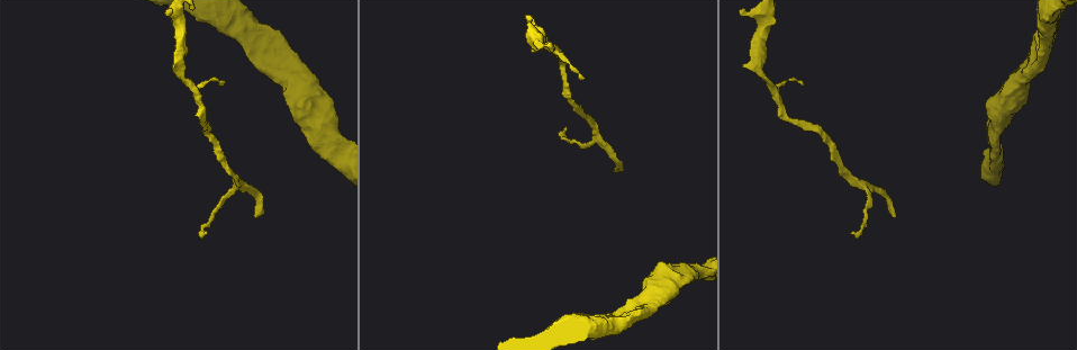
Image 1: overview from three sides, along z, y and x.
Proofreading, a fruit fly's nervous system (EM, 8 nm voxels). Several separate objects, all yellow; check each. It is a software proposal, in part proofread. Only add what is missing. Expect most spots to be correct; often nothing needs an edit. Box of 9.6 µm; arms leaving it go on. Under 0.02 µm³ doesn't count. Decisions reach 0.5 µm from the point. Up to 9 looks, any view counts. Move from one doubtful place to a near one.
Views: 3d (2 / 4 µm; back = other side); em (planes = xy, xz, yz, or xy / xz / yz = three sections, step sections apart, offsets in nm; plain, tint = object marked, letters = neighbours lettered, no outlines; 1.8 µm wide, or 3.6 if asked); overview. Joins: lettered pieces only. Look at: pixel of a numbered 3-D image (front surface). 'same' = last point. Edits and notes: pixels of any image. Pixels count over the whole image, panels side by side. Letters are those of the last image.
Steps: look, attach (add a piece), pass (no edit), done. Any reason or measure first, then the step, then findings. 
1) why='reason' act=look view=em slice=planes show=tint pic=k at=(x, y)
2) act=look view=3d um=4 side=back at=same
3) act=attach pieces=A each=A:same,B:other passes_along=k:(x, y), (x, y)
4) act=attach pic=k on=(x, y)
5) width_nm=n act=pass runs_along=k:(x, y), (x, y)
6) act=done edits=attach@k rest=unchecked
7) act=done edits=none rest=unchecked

why='tapers out' act=look view=3d um=4 pic=1 at=(168, 10)

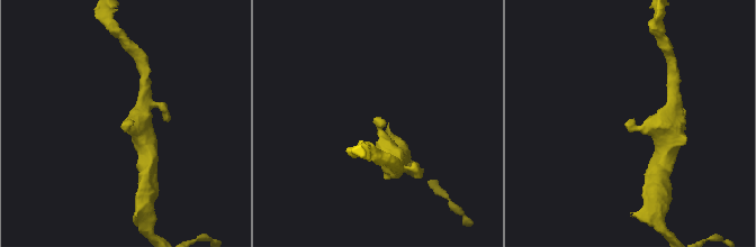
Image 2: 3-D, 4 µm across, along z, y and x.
act=look view=em slice=planes show=letters pic=2 at=(125, 124)

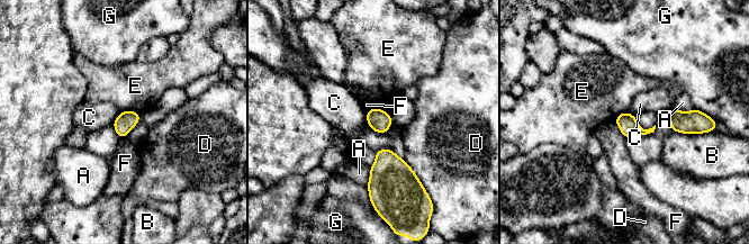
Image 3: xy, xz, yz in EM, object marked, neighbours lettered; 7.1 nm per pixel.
act=pass each=A:other,B:other,C:other,D:other,E:other,F:other,G:other found='no lettered piece goes on from it'

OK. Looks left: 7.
why='tapers out' act=look view=3d um=2 pic=1 at=(567, 129)

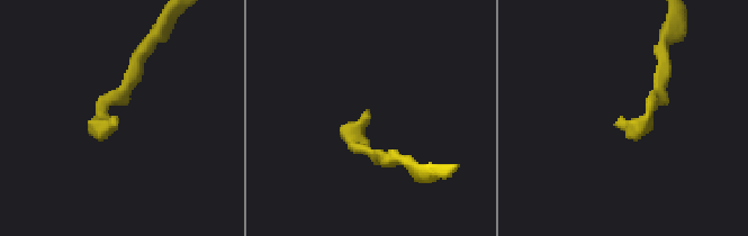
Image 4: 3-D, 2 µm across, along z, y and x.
act=look view=em slice=planes show=letters pic=4 at=(369, 114)

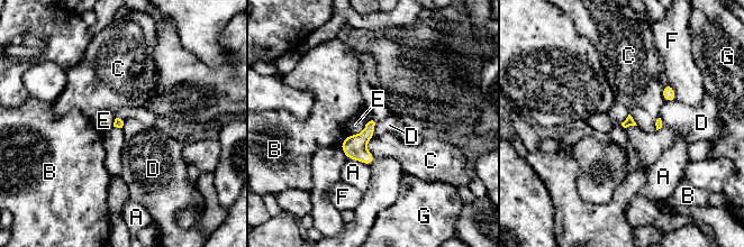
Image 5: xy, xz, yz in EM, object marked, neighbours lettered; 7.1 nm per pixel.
width_nm=70 act=pass each=A:other,B:other,C:other,D:other,E:other,F:other,G:other border=5:(375, 122), (373, 136) found='none of them fits'

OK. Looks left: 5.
why='free end' act=look view=em slice=planes show=tint pic=1 at=(614, 171)

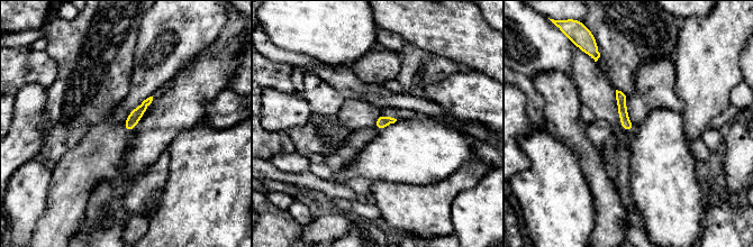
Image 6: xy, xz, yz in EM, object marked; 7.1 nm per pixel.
why='see the neighbours' act=look view=em slice=planes show=letters at=same

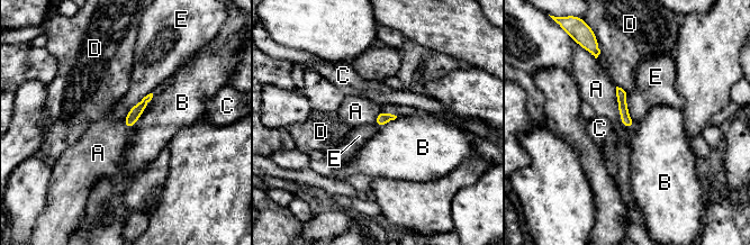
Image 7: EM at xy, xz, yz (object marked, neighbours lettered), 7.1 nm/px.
width_nm=80 longest_contact=A:340nm act=pass each=A:other,B:other,C:other,D:other,E:other found='no lettered piece goes on from it'

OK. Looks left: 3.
why='calibre changes' act=look view=em um=3.6 slice=xy step=16 show=letters pic=1 at=(294, 87)

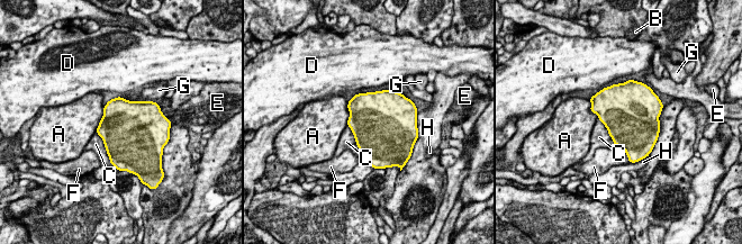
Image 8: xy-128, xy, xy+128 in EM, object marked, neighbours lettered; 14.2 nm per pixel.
width_nm=650 longest_contact=C:480nm act=pass each=A:other,B:other,C:other,D:other,E:other,F:other,G:other,H:other found='none of them fits'

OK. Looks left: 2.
act=done edits=none rest=unchecked

